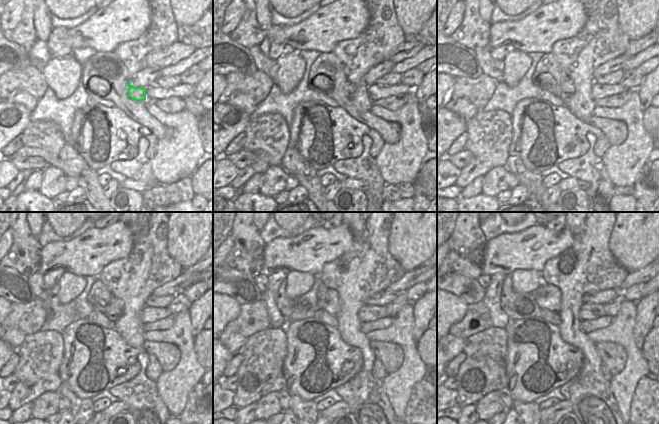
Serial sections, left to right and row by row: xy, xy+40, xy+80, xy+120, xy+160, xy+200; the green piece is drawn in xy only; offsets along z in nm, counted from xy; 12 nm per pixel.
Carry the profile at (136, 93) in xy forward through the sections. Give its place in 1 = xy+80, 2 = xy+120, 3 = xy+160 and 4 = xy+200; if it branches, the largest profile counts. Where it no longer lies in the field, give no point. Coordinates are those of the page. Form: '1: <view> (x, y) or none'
1: xy+80 (568, 88)
2: xy+120 (113, 310)
3: xy+160 (332, 305)
4: xy+200 (547, 296)

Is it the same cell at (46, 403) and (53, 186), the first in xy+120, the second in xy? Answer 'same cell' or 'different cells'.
same cell

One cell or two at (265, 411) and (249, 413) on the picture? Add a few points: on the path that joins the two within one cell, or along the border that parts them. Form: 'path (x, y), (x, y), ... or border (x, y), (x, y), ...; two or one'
border (256, 403), (254, 413); two

